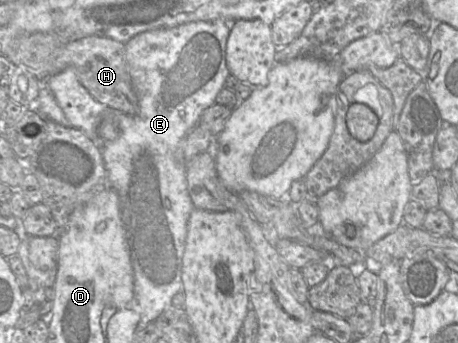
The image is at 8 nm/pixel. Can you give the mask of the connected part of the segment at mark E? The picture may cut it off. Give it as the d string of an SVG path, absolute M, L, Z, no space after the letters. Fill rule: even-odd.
M213 20L213 21L192 21L174 27L158 28L137 34L125 43L126 60L130 69L132 85L138 97L139 110L137 114L130 115L119 110L112 109L107 105L98 102L91 96L88 90L81 84L73 67L67 67L63 71L45 78L47 83L63 110L66 118L69 120L71 127L80 129L89 138L91 138L99 147L104 166L107 172L108 186L116 190L119 196L119 212L121 221L125 231L128 251L131 259L134 274L134 301L140 315L138 327L146 327L147 324L154 322L161 313L172 305L173 296L179 291L183 291L182 282L182 259L185 250L186 237L188 232L188 221L191 212L195 206L192 202L188 191L188 183L186 177L186 164L182 153L182 143L188 133L198 124L203 112L216 103L216 97L219 91L225 87L226 78L230 72L226 65L226 44L230 33L230 23L234 21ZM103 119L111 119L118 127L120 134L115 140L109 141L101 139L97 133L99 124Z

